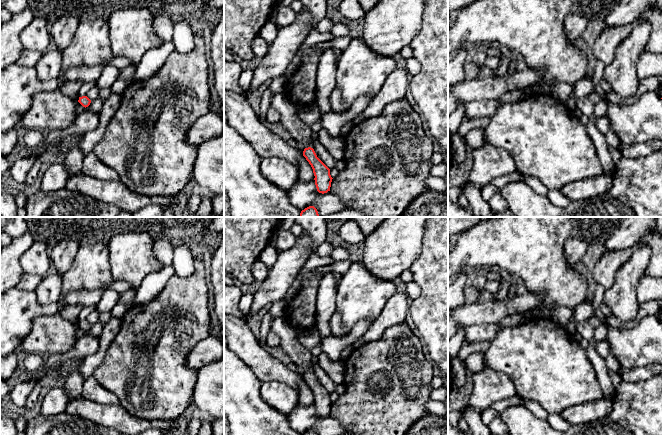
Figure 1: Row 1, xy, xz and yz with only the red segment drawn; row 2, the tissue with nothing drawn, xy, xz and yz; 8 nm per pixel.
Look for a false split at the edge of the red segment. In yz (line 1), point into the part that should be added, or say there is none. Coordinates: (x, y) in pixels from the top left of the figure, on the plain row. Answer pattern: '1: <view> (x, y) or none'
1: none

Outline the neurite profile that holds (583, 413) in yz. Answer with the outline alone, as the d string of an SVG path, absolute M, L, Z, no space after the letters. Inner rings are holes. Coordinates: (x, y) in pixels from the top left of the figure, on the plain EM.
M603 397L596 401L568 407L560 413L560 416L571 425L582 425L607 417L612 409L612 400Z

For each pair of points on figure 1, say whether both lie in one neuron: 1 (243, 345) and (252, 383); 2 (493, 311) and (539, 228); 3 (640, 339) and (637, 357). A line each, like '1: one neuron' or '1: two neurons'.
1: two neurons
2: two neurons
3: one neuron

